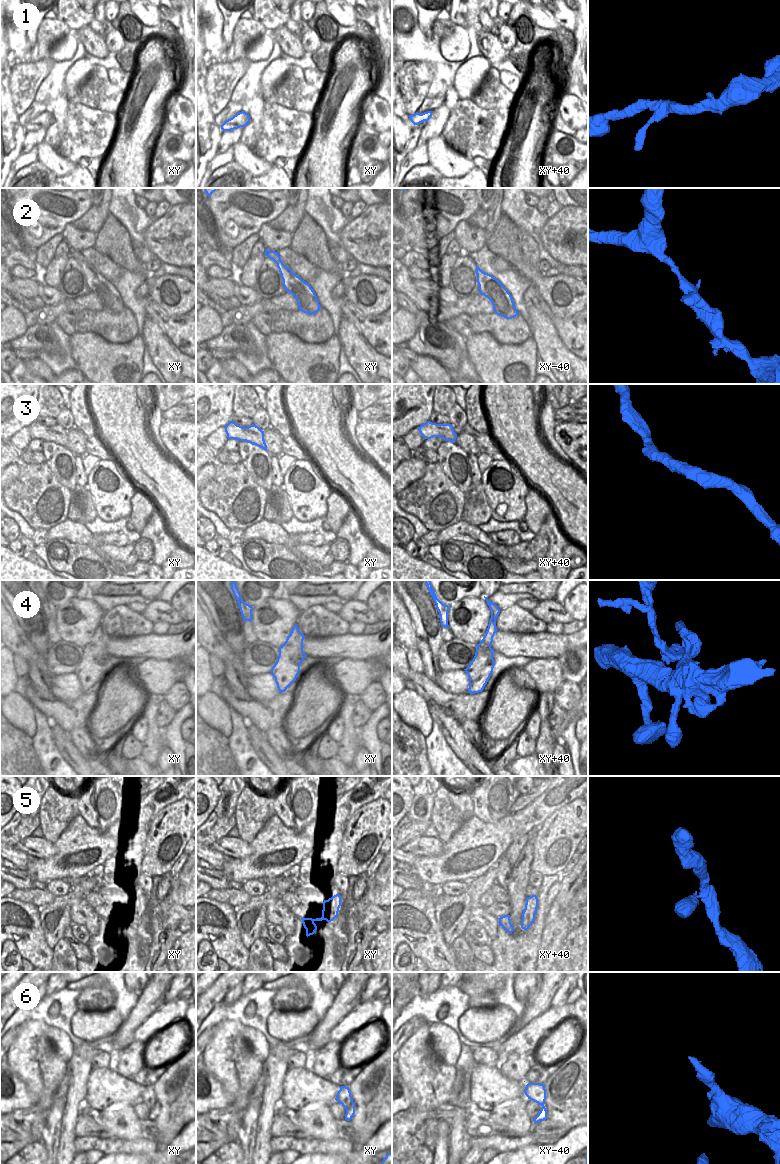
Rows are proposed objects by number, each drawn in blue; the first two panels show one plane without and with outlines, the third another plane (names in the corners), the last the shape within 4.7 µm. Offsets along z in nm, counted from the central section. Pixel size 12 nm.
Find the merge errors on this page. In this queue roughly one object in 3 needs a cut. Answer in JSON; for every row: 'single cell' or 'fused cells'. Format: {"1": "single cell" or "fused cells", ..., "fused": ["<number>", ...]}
{"1": "single cell", "2": "single cell", "3": "single cell", "4": "fused cells", "5": "single cell", "6": "single cell", "fused": ["4"]}

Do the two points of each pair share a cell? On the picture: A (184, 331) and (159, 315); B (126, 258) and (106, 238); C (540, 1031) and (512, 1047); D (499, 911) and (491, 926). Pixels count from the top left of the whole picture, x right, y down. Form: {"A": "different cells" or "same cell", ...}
{"A": "same cell", "B": "same cell", "C": "same cell", "D": "different cells"}

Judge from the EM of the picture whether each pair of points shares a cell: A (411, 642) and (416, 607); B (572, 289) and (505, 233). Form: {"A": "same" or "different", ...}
{"A": "different", "B": "same"}

